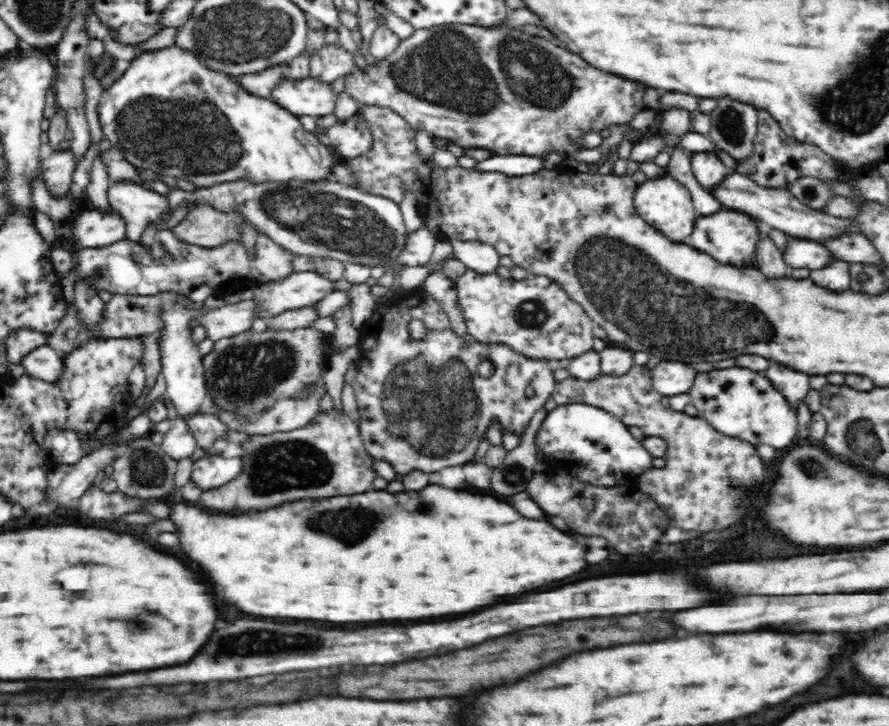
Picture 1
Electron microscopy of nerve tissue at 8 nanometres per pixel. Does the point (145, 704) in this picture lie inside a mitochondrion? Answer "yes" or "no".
no

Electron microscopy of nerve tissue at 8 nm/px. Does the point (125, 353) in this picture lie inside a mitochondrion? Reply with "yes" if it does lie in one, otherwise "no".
no

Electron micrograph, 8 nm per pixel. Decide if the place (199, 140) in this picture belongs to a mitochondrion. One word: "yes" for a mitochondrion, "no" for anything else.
yes

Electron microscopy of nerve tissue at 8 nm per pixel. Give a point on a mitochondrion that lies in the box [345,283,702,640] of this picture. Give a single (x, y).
(425, 395)

